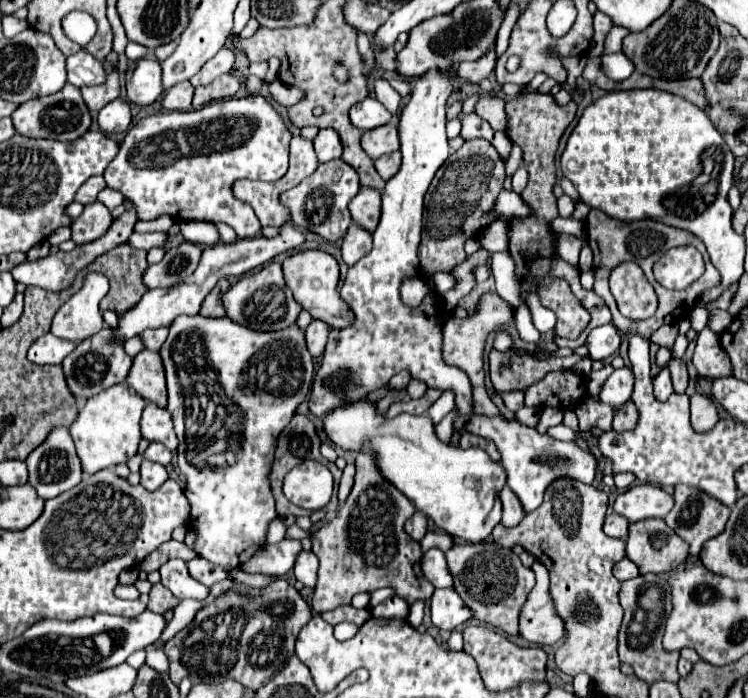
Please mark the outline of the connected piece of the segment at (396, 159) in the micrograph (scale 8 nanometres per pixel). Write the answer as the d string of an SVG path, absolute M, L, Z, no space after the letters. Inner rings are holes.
M400 151L382 155L380 159L376 159L376 171L380 173L380 177L382 177L384 181L388 181L388 179L400 169L400 163L402 163L402 155L400 155Z

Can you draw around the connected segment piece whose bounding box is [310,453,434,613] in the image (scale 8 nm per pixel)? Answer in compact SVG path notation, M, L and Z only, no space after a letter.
M368 453L356 455L354 487L336 517L312 533L312 551L320 559L318 583L312 595L312 609L318 613L350 603L352 595L380 587L394 589L410 607L416 601L428 601L434 585L424 577L420 559L424 555L418 541L404 533L404 521L414 513L414 505L388 481L376 473Z

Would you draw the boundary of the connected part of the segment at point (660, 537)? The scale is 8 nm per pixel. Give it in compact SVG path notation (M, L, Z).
M644 519L630 523L626 557L638 565L642 575L668 573L688 557L688 545L668 529L664 519Z

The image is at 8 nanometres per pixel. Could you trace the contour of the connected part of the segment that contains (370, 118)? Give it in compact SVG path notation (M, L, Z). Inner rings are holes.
M366 97L364 101L356 103L350 109L350 119L352 119L352 125L364 133L364 131L370 131L374 127L386 125L392 119L392 115L386 111L386 107L378 99Z

